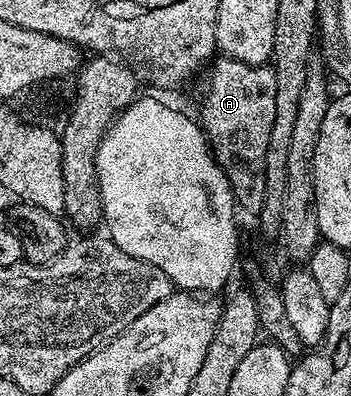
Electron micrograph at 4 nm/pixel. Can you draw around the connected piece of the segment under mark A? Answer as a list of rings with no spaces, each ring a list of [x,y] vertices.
[[[220,56],[211,63],[207,74],[208,83],[204,86],[204,95],[200,98],[200,114],[198,113],[200,129],[208,137],[212,155],[215,156],[216,163],[220,165],[230,184],[237,207],[243,213],[245,210],[252,216],[259,215],[266,200],[266,144],[270,144],[270,128],[274,128],[274,108],[278,92],[274,72],[268,64],[251,66],[233,58]]]

